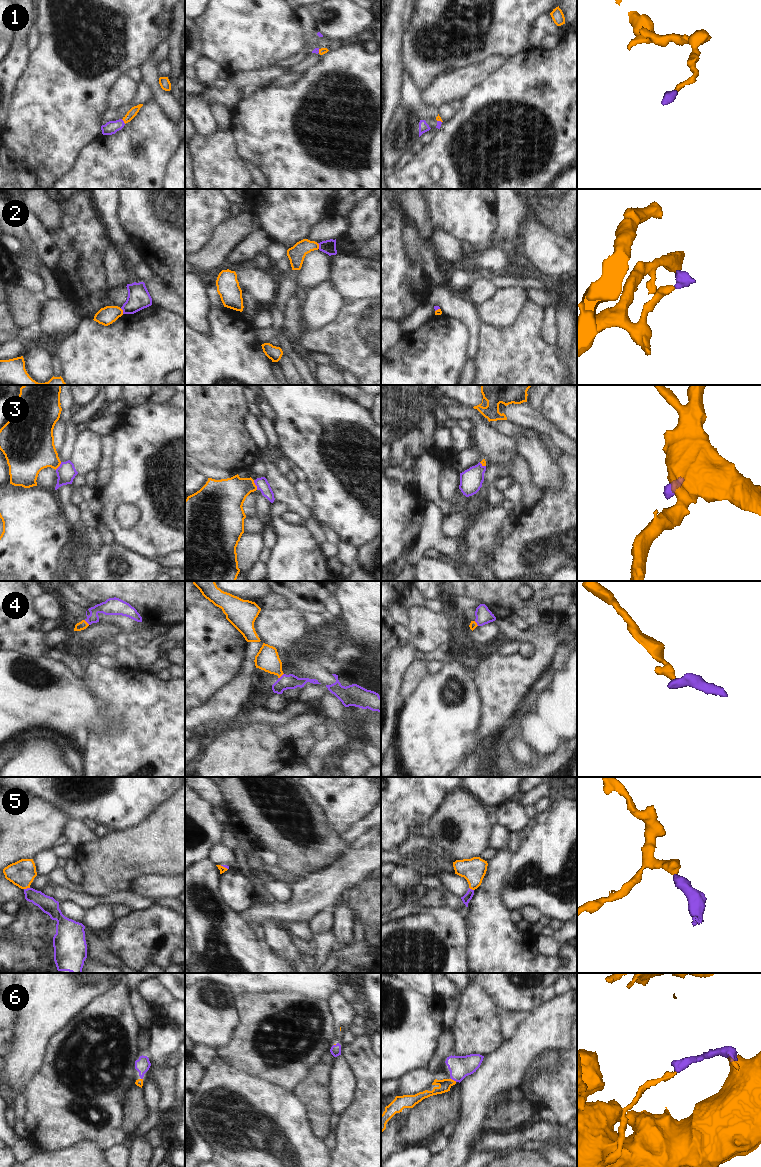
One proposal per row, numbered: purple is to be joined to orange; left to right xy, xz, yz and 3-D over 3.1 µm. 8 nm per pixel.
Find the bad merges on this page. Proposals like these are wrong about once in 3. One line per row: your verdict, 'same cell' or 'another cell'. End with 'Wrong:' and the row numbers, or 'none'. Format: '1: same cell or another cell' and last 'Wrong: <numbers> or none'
1: same cell
2: another cell
3: another cell
4: same cell
5: same cell
6: same cell
Wrong: 2, 3

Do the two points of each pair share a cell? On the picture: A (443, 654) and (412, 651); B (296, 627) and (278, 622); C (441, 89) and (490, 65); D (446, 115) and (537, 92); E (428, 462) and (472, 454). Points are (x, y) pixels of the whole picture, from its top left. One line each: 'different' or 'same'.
A: different
B: same
C: same
D: different
E: different

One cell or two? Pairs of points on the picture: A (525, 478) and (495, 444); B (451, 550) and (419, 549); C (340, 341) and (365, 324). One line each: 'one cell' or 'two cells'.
A: two cells
B: one cell
C: one cell

